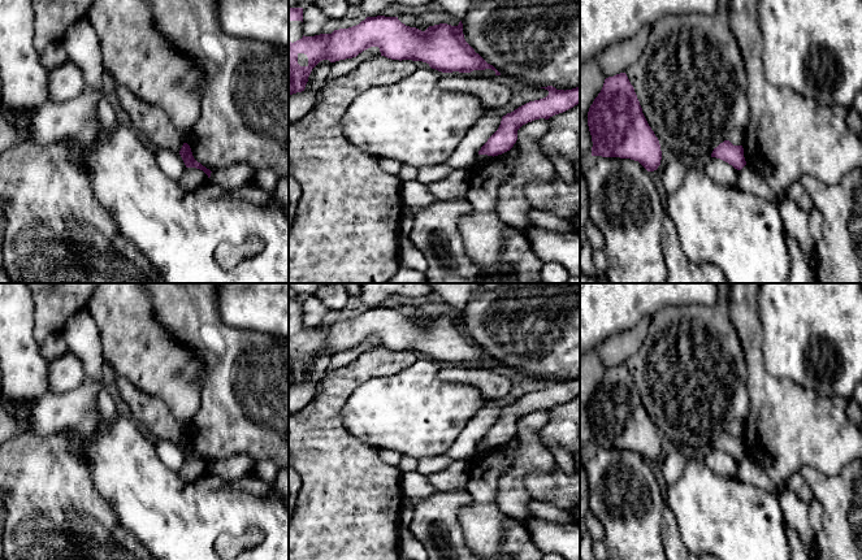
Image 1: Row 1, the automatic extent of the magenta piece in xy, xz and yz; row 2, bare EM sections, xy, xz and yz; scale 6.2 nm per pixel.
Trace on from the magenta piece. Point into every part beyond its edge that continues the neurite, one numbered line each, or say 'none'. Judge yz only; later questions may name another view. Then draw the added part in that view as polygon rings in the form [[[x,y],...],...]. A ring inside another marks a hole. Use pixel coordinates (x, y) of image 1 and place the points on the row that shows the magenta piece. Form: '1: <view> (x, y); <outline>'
none

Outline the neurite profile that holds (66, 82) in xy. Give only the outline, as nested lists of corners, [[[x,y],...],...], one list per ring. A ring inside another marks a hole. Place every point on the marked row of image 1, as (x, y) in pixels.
[[[72,61],[51,70],[48,94],[49,103],[64,103],[77,99],[86,90],[82,69]]]

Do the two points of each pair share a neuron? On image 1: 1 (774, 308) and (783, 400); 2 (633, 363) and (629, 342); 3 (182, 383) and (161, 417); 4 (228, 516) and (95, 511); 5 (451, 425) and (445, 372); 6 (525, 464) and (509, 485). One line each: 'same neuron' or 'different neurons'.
1: different neurons
2: different neurons
3: different neurons
4: different neurons
5: different neurons
6: same neuron

